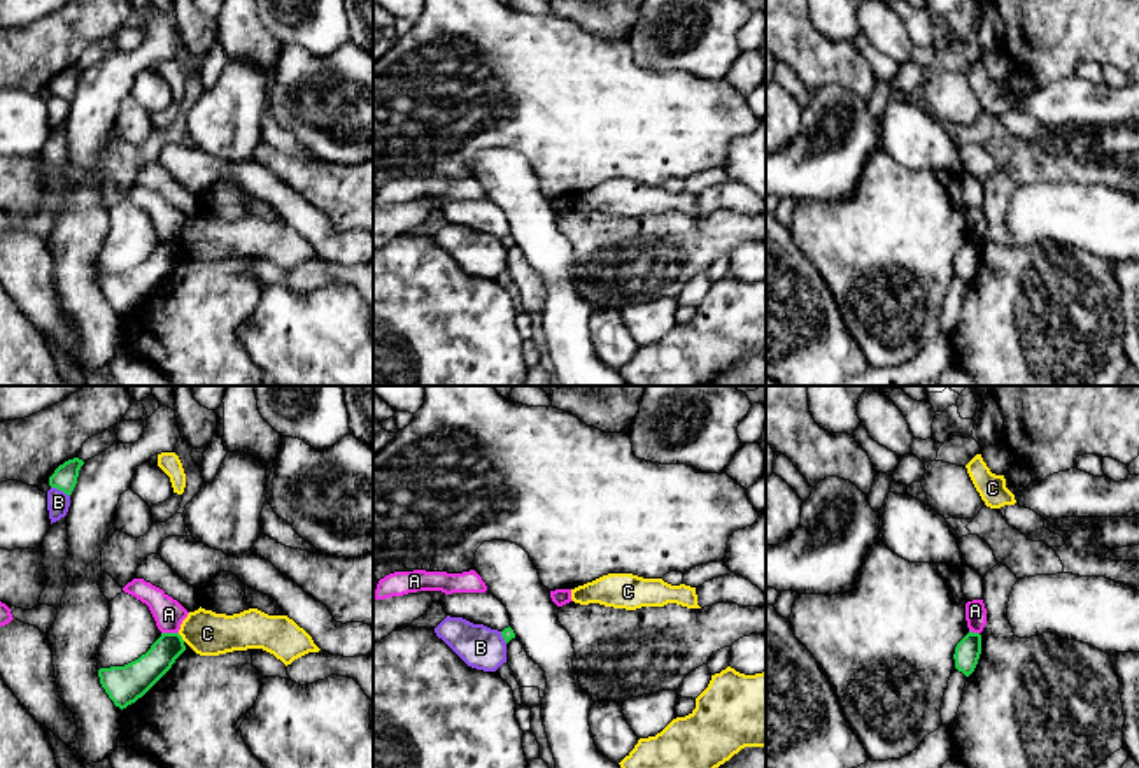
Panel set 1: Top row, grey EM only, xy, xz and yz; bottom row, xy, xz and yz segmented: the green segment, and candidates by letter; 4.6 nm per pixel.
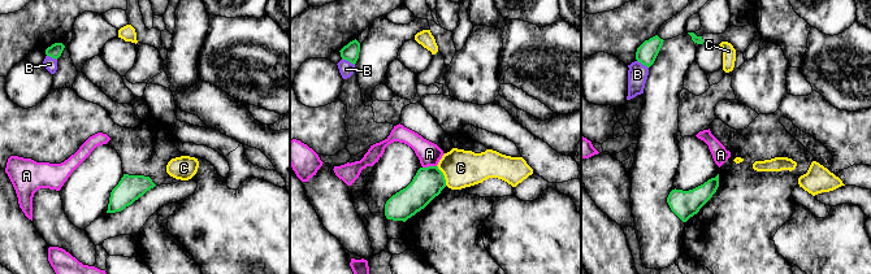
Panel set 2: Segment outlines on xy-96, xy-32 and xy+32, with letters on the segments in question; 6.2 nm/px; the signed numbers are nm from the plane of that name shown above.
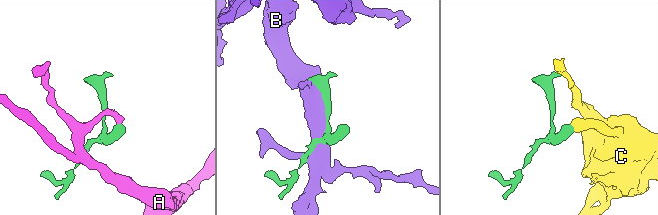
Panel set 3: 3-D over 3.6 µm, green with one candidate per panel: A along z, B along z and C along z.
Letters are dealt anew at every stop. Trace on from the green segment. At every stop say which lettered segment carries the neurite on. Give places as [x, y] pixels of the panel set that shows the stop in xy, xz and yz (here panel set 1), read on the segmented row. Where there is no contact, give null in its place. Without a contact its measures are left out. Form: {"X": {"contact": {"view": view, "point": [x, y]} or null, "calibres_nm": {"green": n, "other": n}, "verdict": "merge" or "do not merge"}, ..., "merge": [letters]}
{"A": {"contact": {"view": "xy", "point": [170, 633]}, "calibres_nm": {"green": 150, "other": 140}, "verdict": "do not merge"}, "B": {"contact": {"view": "xy", "point": [60, 490]}, "calibres_nm": {"green": 110, "other": 100}, "verdict": "do not merge"}, "C": {"contact": {"view": "xy", "point": [181, 637]}, "calibres_nm": {"green": 150, "other": 200}, "verdict": "do not merge"}, "merge": []}

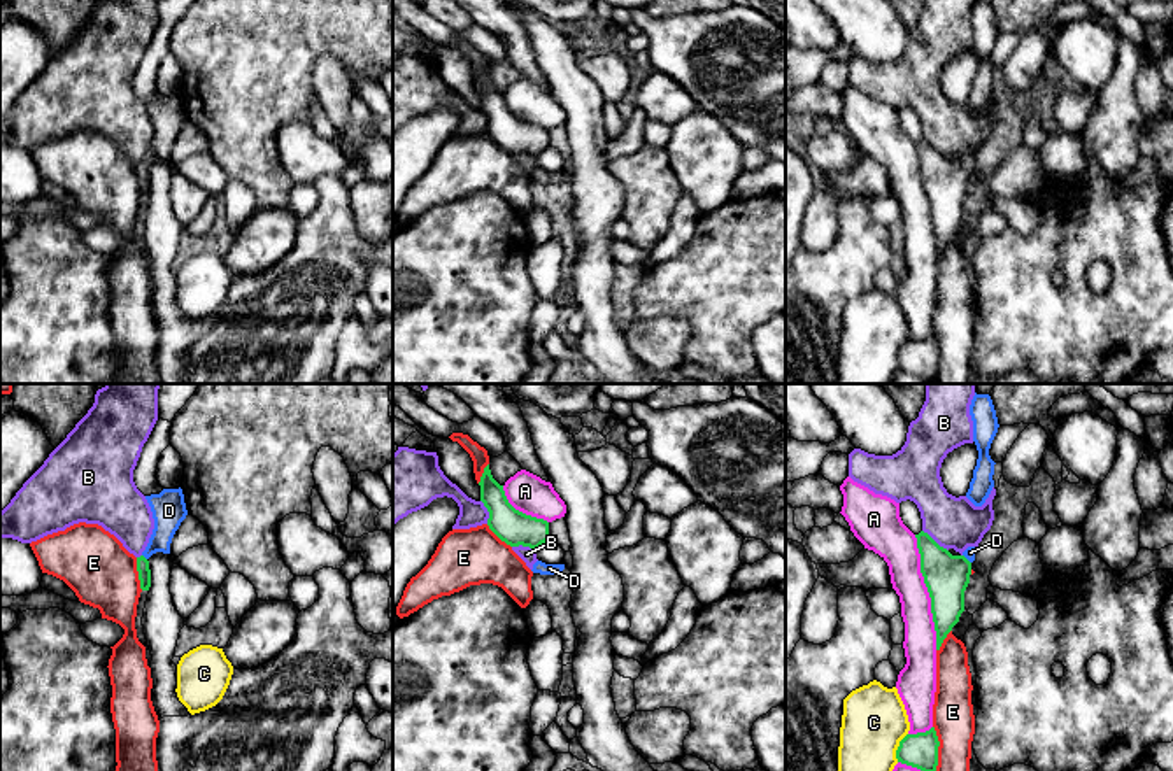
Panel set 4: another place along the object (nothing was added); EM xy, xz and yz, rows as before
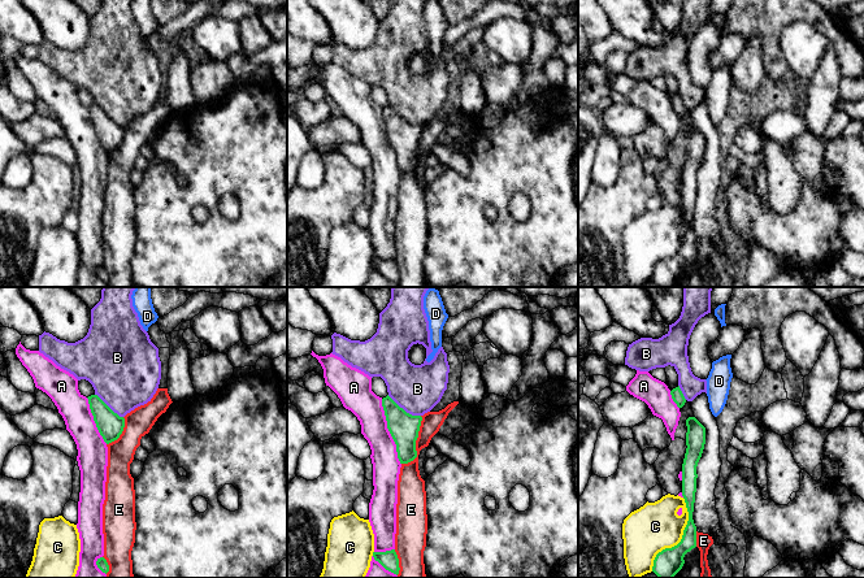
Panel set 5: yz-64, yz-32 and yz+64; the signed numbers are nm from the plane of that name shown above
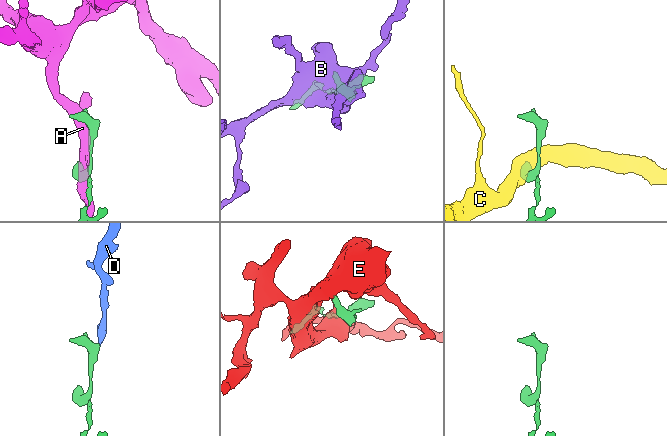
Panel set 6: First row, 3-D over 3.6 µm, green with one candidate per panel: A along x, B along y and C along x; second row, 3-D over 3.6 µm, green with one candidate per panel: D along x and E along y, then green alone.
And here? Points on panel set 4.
{"A": {"contact": {"view": "yz", "point": [928, 591]}, "calibres_nm": {"green": 200, "other": 180}, "verdict": "do not merge"}, "B": {"contact": {"view": "yz", "point": [933, 540]}, "calibres_nm": {"green": 200, "other": 240}, "verdict": "do not merge"}, "C": {"contact": {"view": "yz", "point": [898, 747]}, "calibres_nm": {"green": 160, "other": 300}, "verdict": "do not merge"}, "D": {"contact": {"view": "xy", "point": [144, 558]}, "calibres_nm": {"green": 60, "other": 160}, "verdict": "merge"}, "E": {"contact": {"view": "yz", "point": [937, 749]}, "calibres_nm": {"green": 160, "other": 190}, "verdict": "do not merge"}, "merge": ["D"]}

